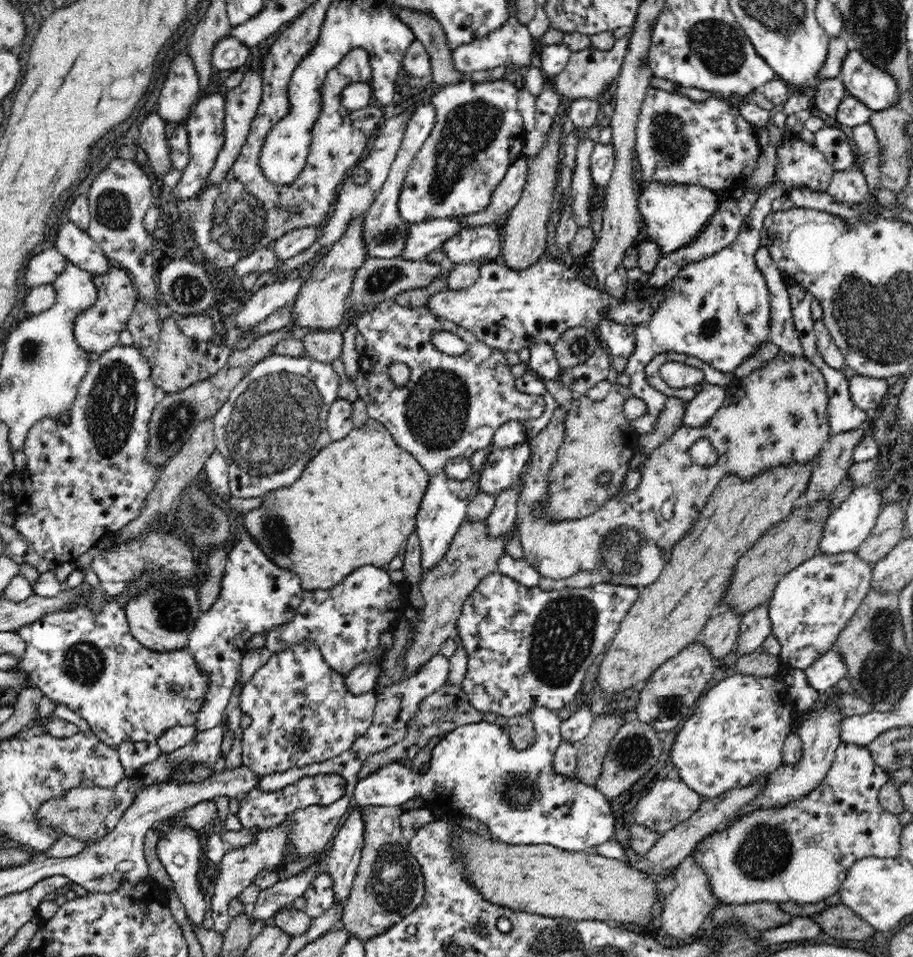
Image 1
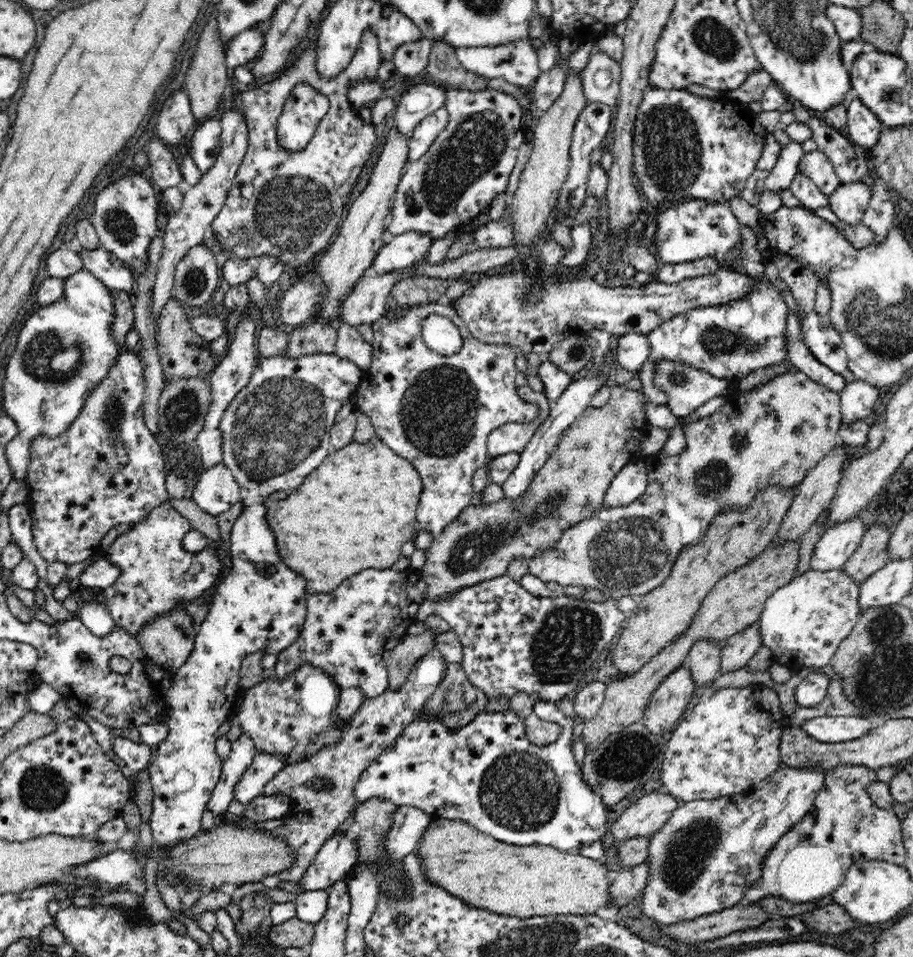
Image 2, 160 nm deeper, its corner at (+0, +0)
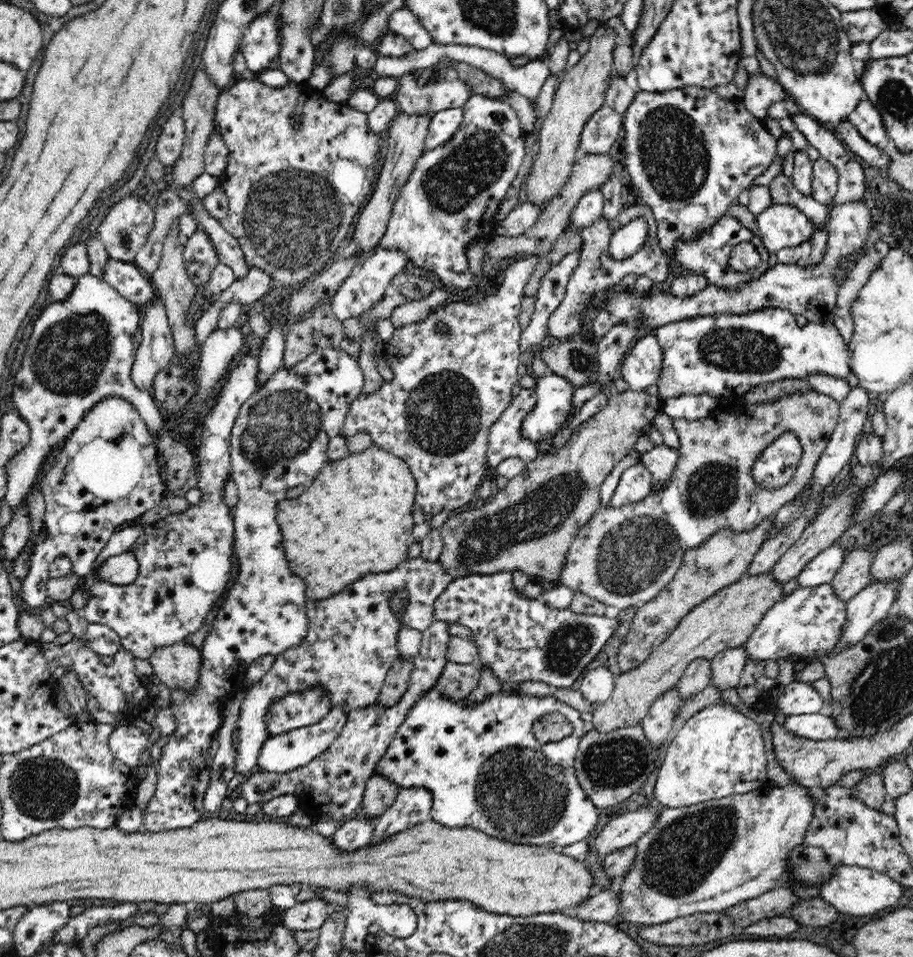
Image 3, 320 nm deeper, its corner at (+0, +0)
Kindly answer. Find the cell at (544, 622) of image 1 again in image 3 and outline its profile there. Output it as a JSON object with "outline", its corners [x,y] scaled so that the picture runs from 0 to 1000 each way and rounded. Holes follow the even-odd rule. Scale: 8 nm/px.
{"outline":[[[559,596],[499,603],[476,627],[475,644],[515,656],[526,679],[525,696],[537,698],[548,712],[594,712],[618,719],[631,713],[678,654],[664,643],[633,642],[578,626],[563,613]]]}

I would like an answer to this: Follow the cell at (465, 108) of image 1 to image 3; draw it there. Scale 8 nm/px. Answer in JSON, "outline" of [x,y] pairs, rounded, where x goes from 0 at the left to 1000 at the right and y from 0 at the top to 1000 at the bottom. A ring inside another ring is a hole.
{"outline":[[[520,98],[517,99],[507,111],[508,123],[505,133],[502,138],[493,143],[486,150],[480,152],[471,158],[464,157],[462,163],[457,167],[457,171],[453,173],[452,180],[449,182],[447,189],[440,194],[439,201],[437,202],[436,208],[429,215],[430,222],[425,230],[424,240],[415,254],[415,259],[418,261],[436,261],[440,262],[445,270],[453,275],[458,280],[464,280],[473,286],[480,288],[480,293],[487,299],[488,302],[494,301],[502,303],[510,303],[520,297],[520,288],[515,282],[512,261],[517,256],[518,252],[530,250],[530,252],[537,251],[542,247],[543,238],[543,226],[545,219],[550,216],[553,207],[556,205],[561,192],[563,192],[567,179],[572,176],[573,165],[575,164],[575,150],[576,140],[575,137],[570,133],[567,127],[567,121],[556,104],[545,103],[543,101],[533,101],[530,99]]]}

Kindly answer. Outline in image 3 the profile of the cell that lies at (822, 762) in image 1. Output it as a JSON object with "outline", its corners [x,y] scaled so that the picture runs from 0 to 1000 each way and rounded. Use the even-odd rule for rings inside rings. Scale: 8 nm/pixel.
{"outline":[[[874,818],[861,823],[842,819],[831,827],[800,831],[747,844],[728,843],[716,863],[697,878],[697,892],[677,933],[677,958],[699,968],[728,963],[762,954],[791,954],[813,941],[858,925],[862,899],[886,866],[893,845],[885,824]]]}

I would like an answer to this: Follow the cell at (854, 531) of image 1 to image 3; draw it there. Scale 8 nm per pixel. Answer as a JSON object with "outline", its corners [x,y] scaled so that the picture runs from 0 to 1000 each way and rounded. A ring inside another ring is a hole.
{"outline":[[[915,567],[905,575],[897,577],[896,581],[883,589],[873,602],[872,614],[882,615],[895,613],[899,610],[909,610],[920,591],[922,591],[927,580],[928,577],[924,576],[924,573]]]}

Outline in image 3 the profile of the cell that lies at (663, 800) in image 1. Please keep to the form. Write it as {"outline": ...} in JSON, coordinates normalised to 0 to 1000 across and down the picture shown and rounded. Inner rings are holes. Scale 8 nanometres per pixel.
{"outline":[[[701,843],[670,855],[652,875],[653,893],[660,898],[665,892],[694,883],[701,874],[716,863],[719,848],[724,848],[726,844]]]}

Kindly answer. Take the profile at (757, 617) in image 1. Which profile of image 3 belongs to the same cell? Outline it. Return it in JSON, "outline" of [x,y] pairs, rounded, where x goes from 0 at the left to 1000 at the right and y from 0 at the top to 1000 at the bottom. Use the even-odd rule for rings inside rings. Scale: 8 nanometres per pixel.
{"outline":[[[814,676],[789,681],[778,691],[778,717],[782,717],[788,723],[807,719],[817,692],[818,684]]]}

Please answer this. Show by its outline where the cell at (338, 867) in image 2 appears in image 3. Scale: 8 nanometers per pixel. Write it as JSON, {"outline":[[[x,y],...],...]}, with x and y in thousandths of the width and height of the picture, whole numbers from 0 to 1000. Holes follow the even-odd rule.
{"outline":[[[412,855],[383,856],[366,870],[365,881],[379,892],[404,882],[409,875]]]}

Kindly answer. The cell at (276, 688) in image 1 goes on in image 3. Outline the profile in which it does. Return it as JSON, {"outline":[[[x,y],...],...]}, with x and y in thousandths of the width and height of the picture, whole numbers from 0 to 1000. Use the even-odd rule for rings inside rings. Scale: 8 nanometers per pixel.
{"outline":[[[348,720],[306,729],[296,740],[295,767],[350,755],[361,745],[361,734],[358,725]]]}

